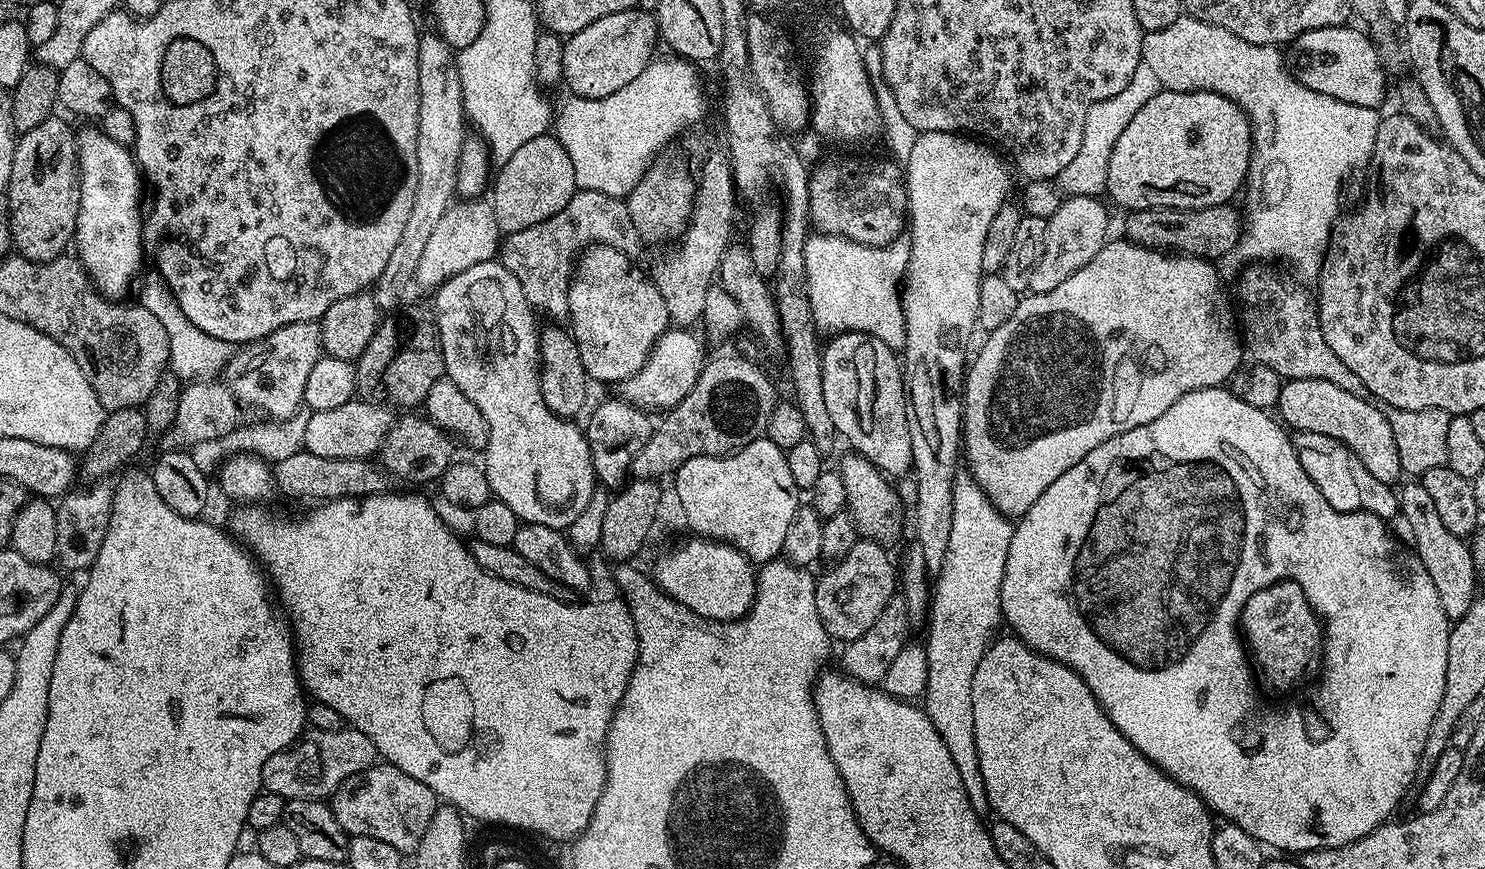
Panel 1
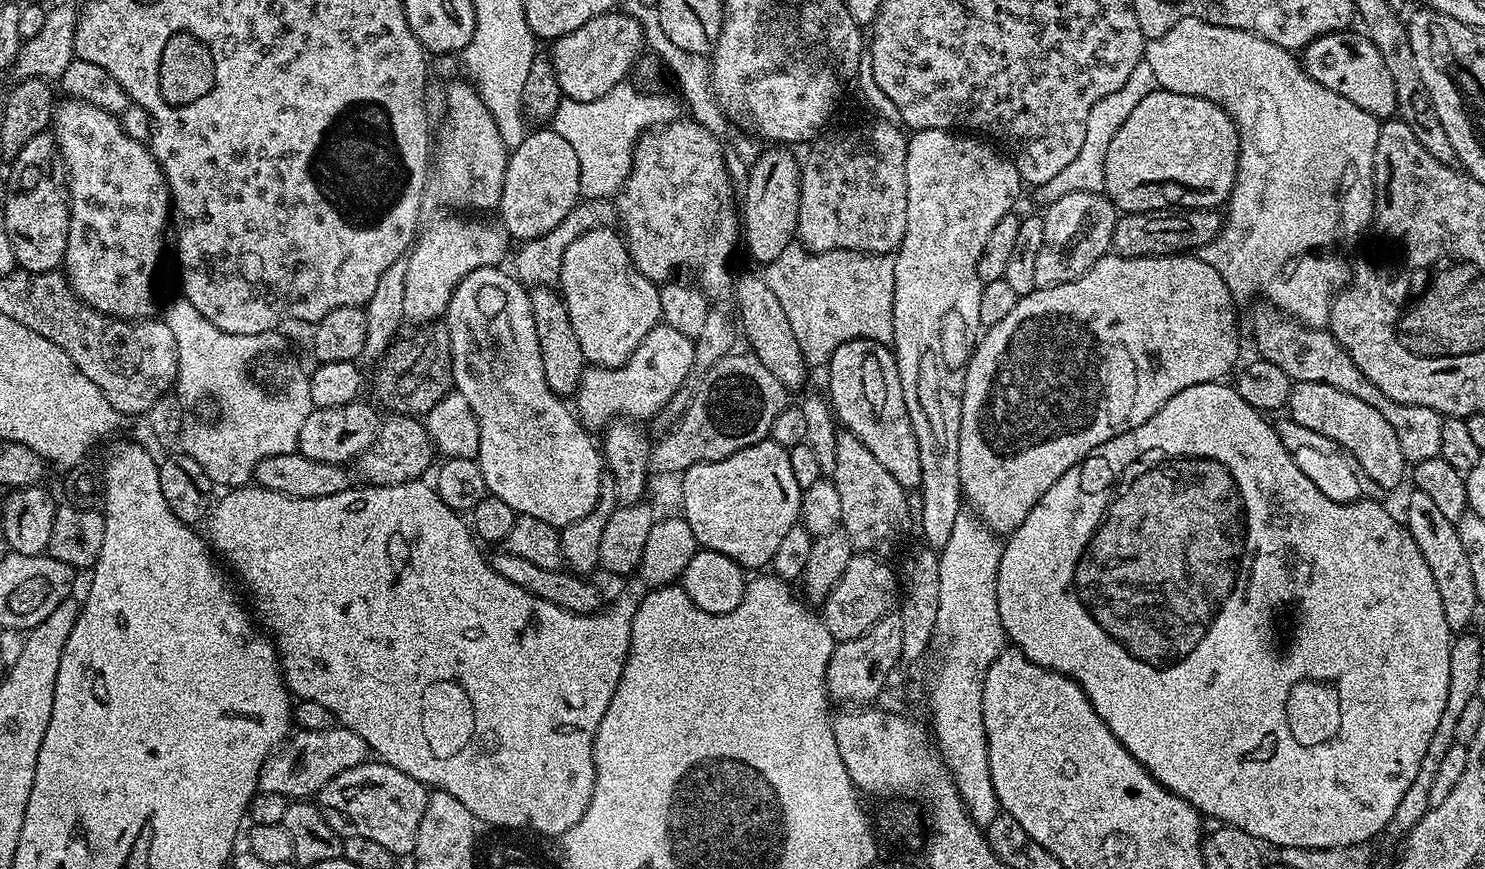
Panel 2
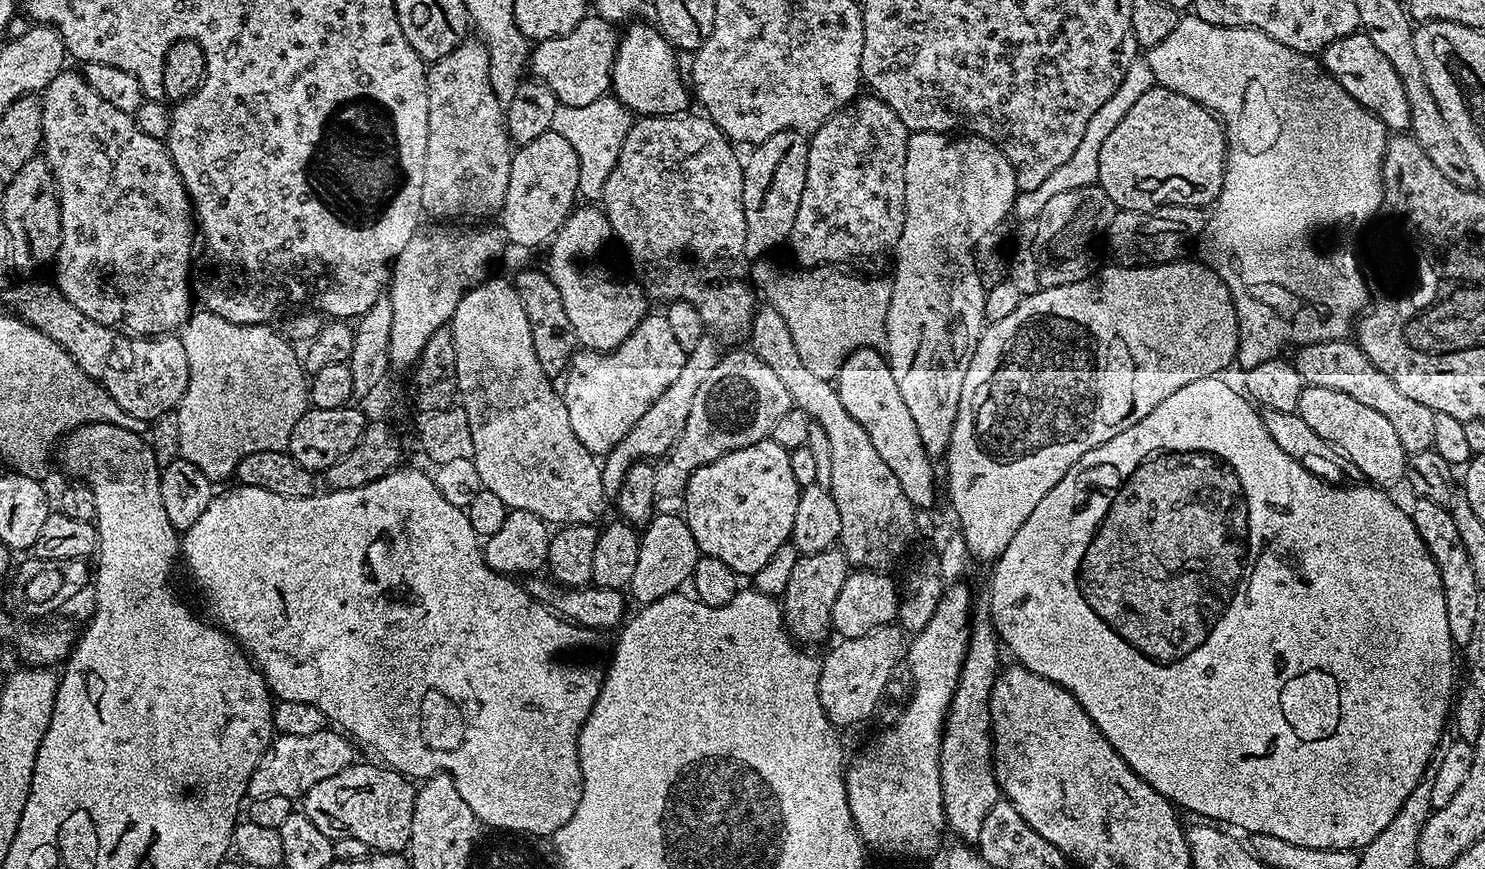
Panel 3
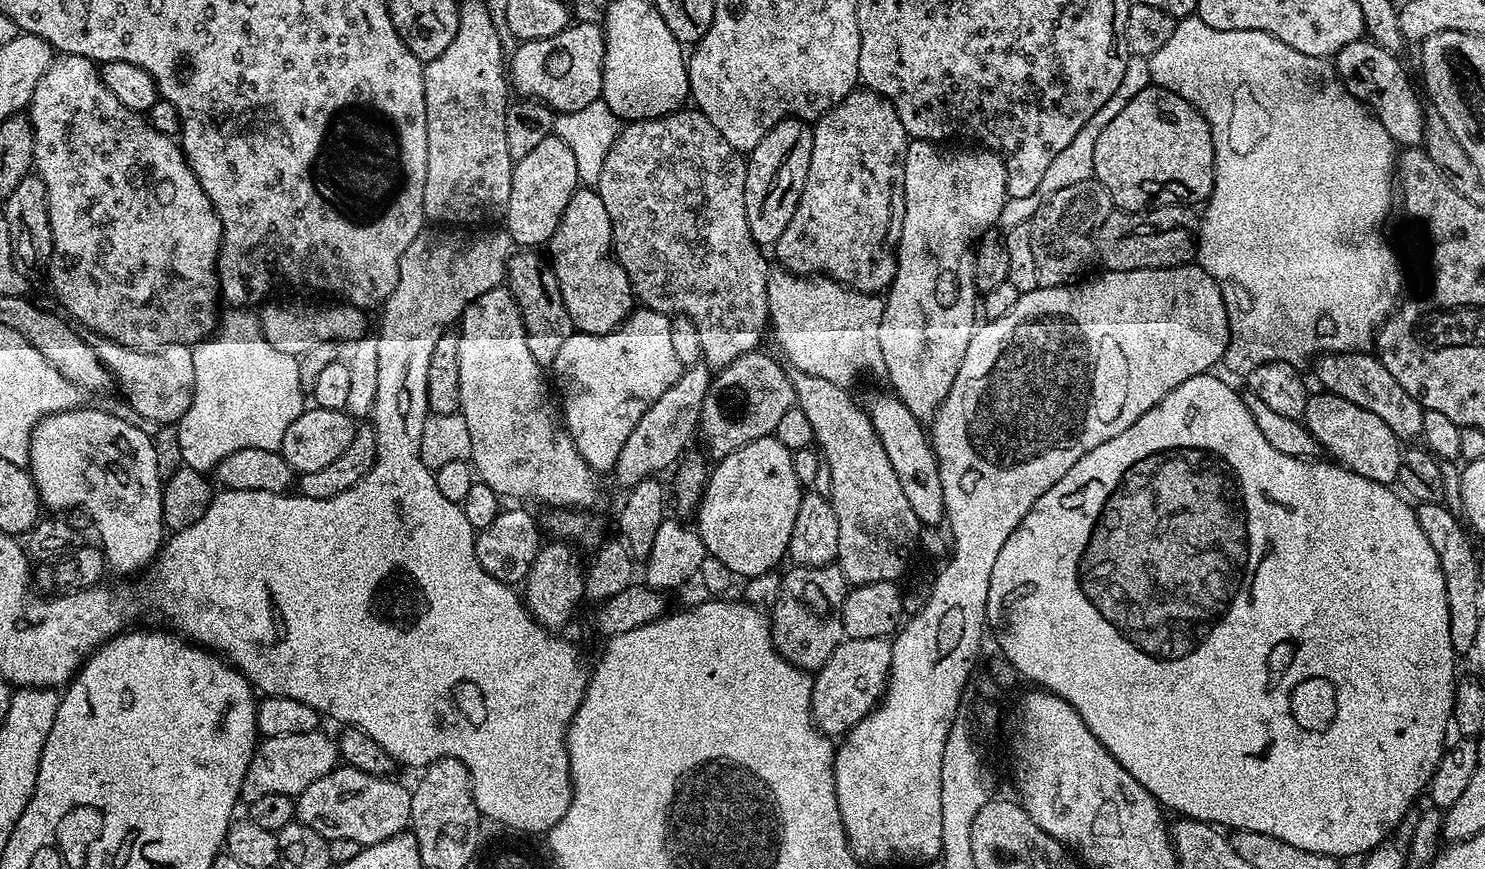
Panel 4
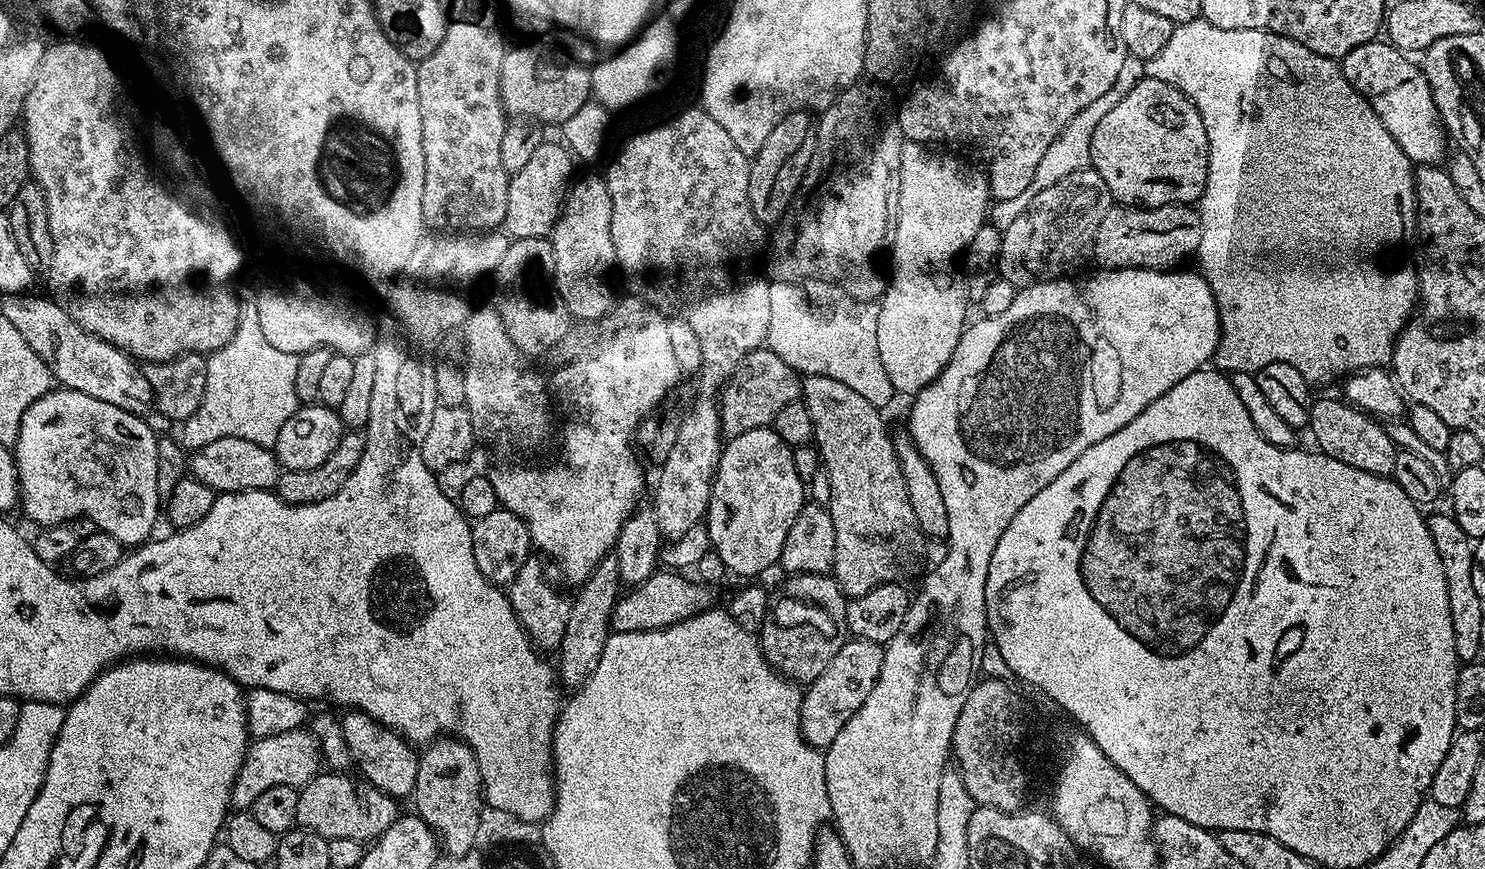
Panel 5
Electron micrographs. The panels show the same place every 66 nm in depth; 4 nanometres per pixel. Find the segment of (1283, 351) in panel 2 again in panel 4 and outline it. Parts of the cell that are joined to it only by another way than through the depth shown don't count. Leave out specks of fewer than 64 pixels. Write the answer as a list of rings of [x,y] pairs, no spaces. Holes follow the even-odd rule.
[[[1364,350],[1351,352],[1329,352],[1321,355],[1316,364],[1316,380],[1319,387],[1325,392],[1338,394],[1338,398],[1346,398],[1346,402],[1354,402],[1354,406],[1362,406],[1362,410],[1370,410],[1370,414],[1378,414],[1390,430],[1402,442],[1412,442],[1415,438],[1423,437],[1424,413],[1426,409],[1421,406],[1402,386],[1386,366],[1382,366],[1379,355],[1371,354]]]

